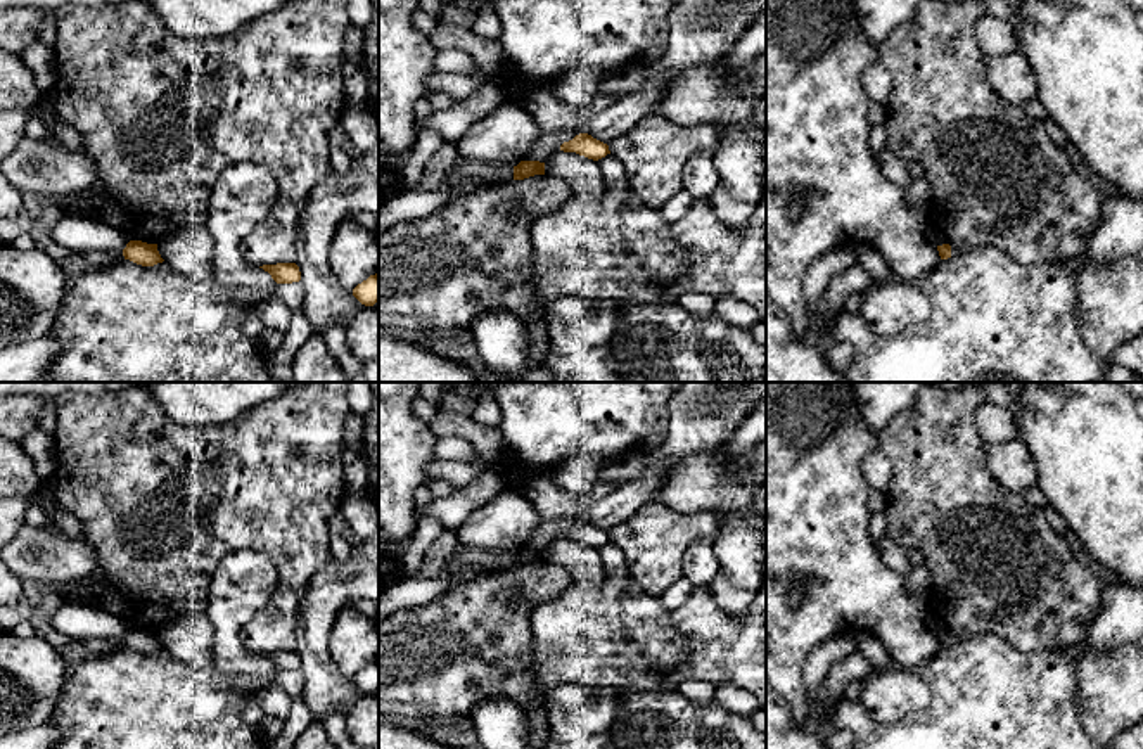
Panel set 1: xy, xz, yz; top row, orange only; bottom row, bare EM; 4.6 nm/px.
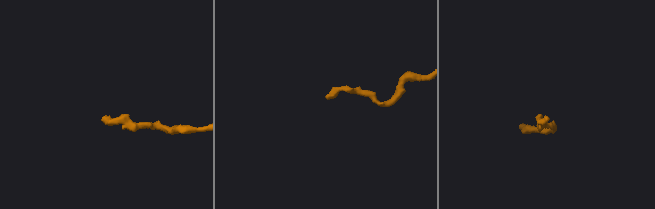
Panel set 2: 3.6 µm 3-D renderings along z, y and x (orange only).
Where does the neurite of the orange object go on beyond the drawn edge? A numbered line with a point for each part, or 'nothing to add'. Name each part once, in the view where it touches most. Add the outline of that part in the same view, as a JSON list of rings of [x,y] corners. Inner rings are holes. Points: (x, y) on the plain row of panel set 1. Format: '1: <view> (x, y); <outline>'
nothing to add

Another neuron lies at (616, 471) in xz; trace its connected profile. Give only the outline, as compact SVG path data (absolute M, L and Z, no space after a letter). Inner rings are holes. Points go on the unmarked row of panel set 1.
M635 450L621 458L603 460L598 471L598 481L610 483L616 488L642 476L650 451Z

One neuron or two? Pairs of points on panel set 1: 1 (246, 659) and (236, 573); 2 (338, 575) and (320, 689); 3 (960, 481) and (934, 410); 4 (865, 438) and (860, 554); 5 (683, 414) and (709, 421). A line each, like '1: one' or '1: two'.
1: one
2: one
3: one
4: one
5: one

